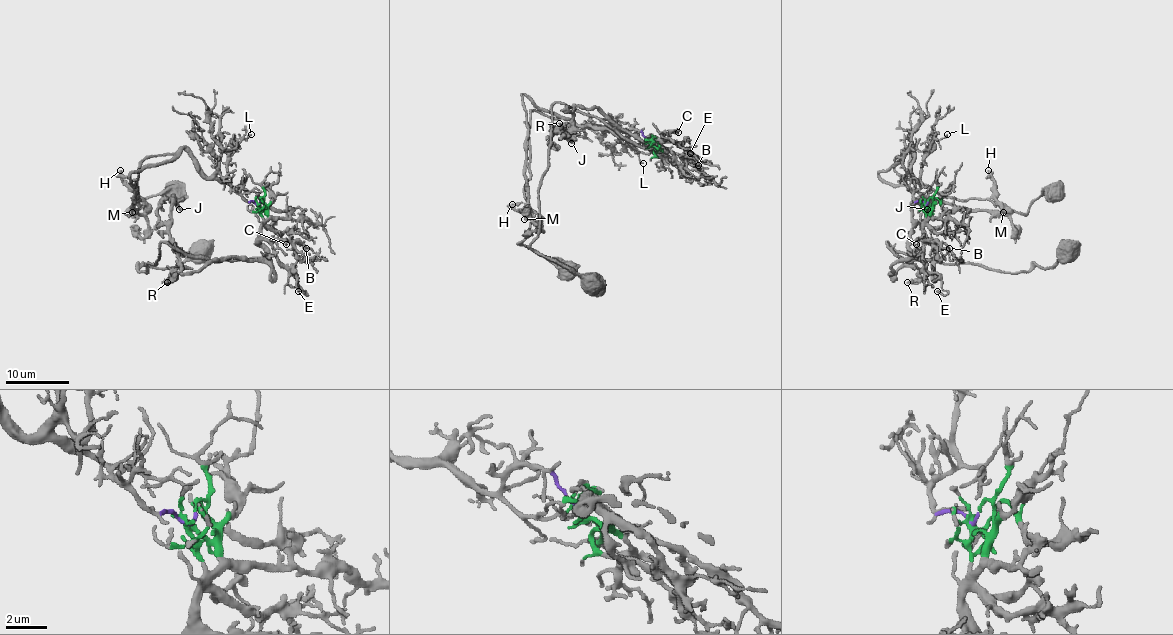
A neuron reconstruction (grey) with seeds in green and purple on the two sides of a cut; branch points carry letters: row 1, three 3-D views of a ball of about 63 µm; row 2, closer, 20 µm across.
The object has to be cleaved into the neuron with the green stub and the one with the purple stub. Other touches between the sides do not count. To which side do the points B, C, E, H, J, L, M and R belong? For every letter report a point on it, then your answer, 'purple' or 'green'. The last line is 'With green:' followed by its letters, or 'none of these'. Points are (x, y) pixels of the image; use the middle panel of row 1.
B: place (698, 165); green
C: place (678, 132); green
E: place (690, 153); green
H: place (512, 204); purple
J: place (571, 143); green
L: place (643, 163); purple
M: place (524, 219); purple
R: place (559, 123); green
With green: B, C, E, J, R

